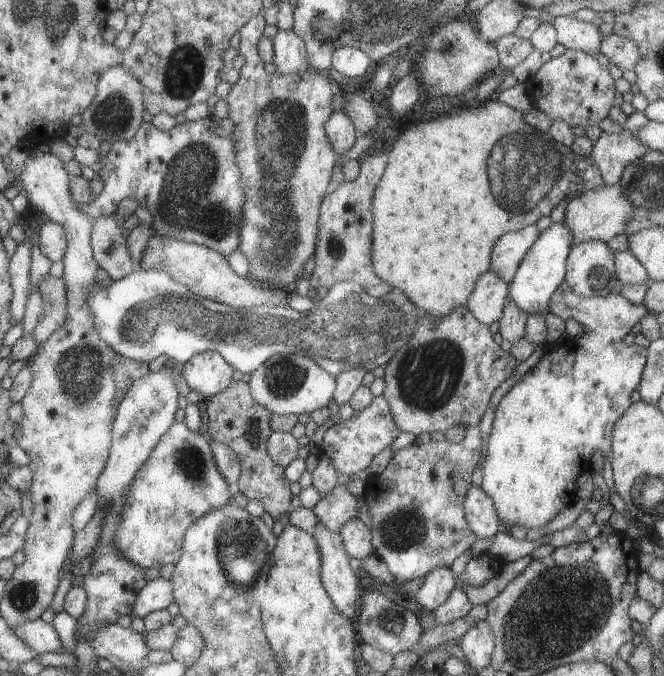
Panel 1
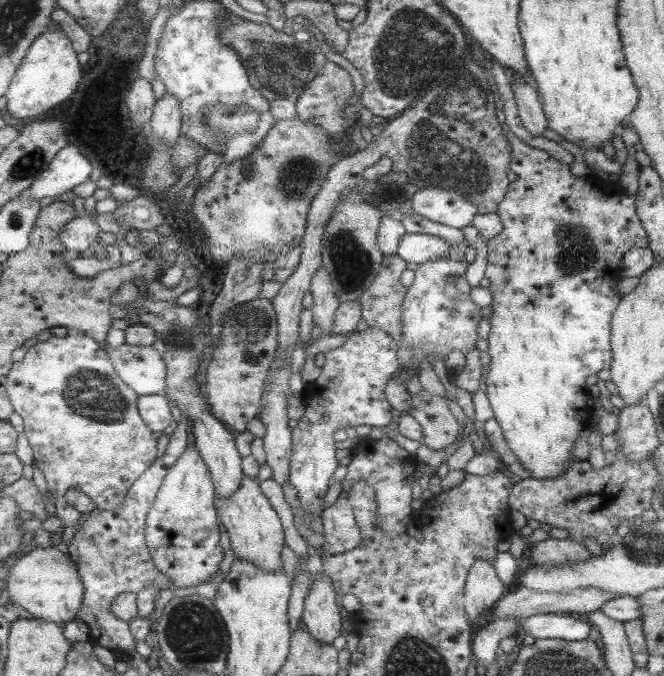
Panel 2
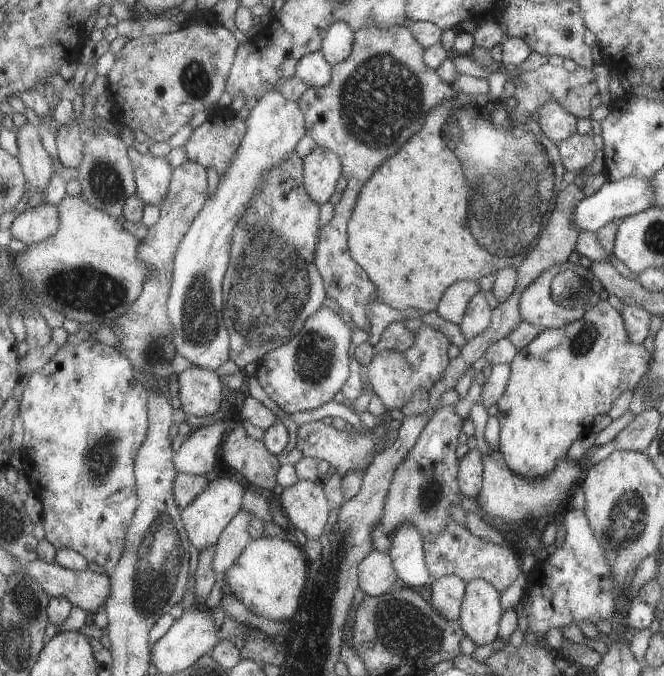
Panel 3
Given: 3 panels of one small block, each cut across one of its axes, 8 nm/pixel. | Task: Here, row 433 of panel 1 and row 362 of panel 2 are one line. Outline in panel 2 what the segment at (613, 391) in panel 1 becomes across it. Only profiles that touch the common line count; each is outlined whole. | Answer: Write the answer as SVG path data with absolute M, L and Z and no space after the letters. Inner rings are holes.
M513 133L508 136L509 145L512 147L512 170L517 179L509 185L509 190L504 194L504 200L496 208L496 216L501 220L503 231L486 242L486 266L483 276L489 279L488 288L491 291L491 315L488 319L490 329L487 338L487 353L491 364L485 372L485 396L493 412L493 418L500 426L502 436L509 450L515 455L519 464L529 472L533 479L559 478L571 463L571 448L583 428L587 428L591 420L591 410L587 405L587 388L585 378L597 374L599 370L609 369L612 366L611 347L611 320L617 308L617 294L611 290L611 278L619 276L620 264L624 254L632 248L643 248L648 244L645 230L635 216L633 197L627 196L625 190L618 183L593 180L593 175L577 177L570 173L569 166L555 160L547 151L529 147L521 142Z

